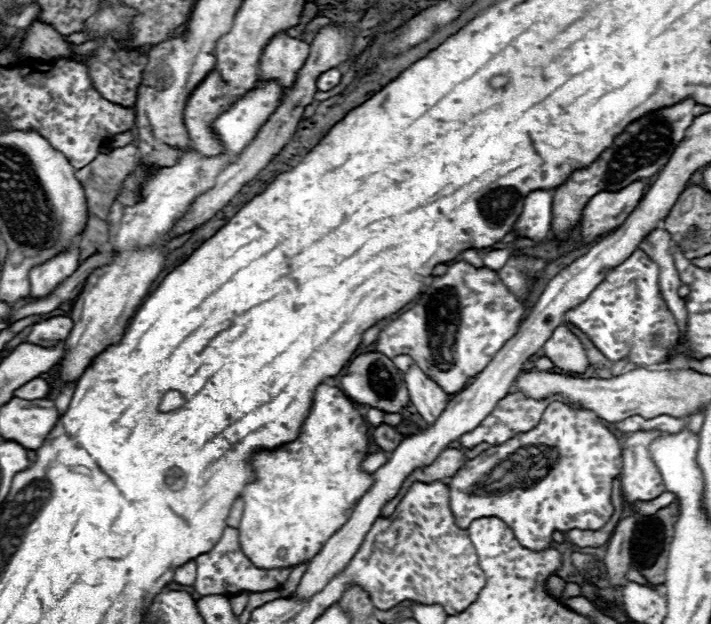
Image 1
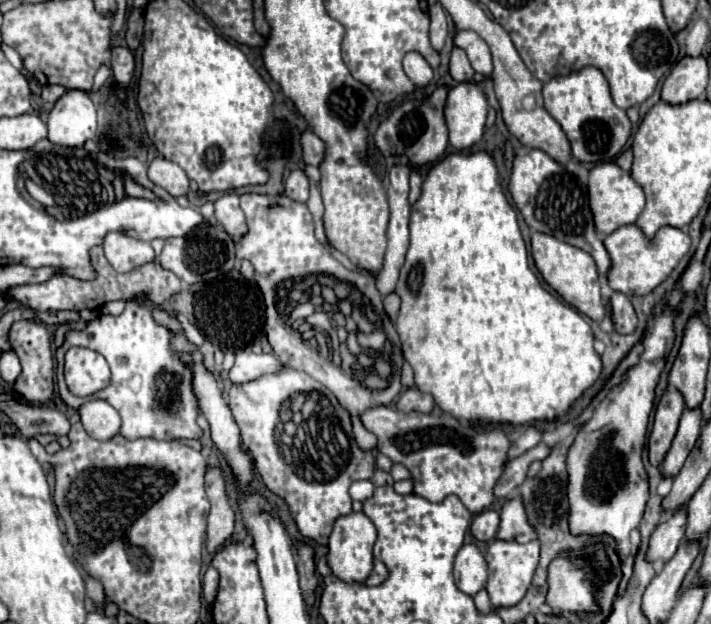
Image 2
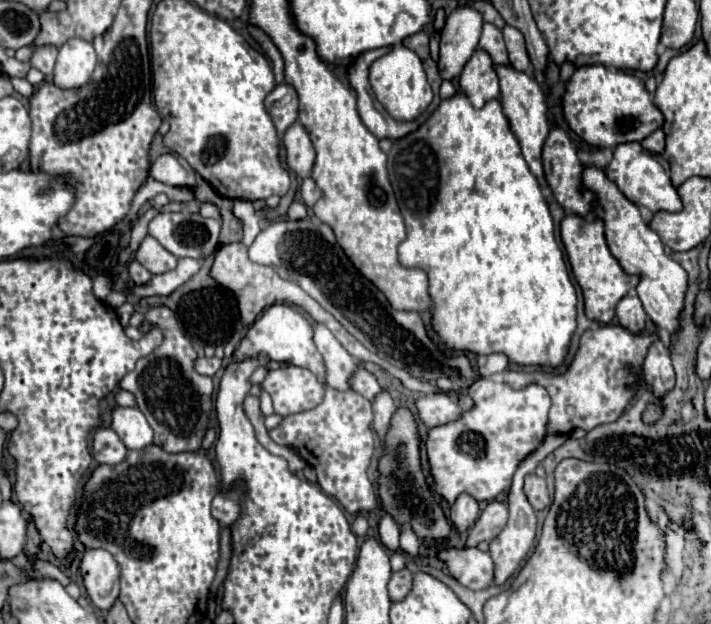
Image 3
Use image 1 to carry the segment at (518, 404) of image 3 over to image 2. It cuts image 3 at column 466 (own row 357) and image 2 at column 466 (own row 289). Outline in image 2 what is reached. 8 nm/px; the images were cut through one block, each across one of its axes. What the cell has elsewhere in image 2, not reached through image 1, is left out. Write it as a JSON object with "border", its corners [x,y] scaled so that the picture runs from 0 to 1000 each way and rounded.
{"border":[[[549,651],[518,654],[506,663],[506,676],[515,689],[529,696],[537,728],[577,753],[582,792],[605,804],[619,804],[630,792],[641,792],[664,824],[692,808],[692,782],[709,753],[712,724],[717,718],[717,705],[703,689],[667,689],[633,663],[568,663]]]}

